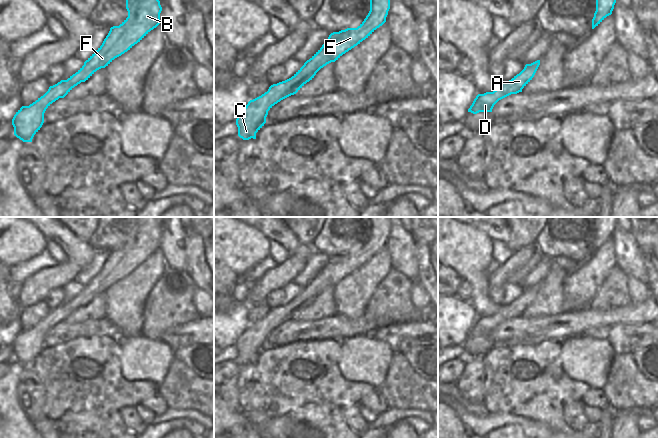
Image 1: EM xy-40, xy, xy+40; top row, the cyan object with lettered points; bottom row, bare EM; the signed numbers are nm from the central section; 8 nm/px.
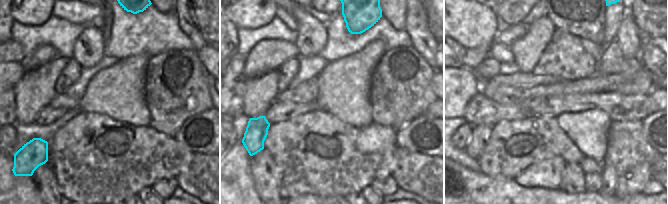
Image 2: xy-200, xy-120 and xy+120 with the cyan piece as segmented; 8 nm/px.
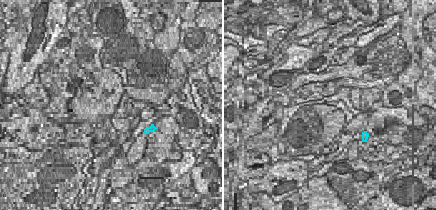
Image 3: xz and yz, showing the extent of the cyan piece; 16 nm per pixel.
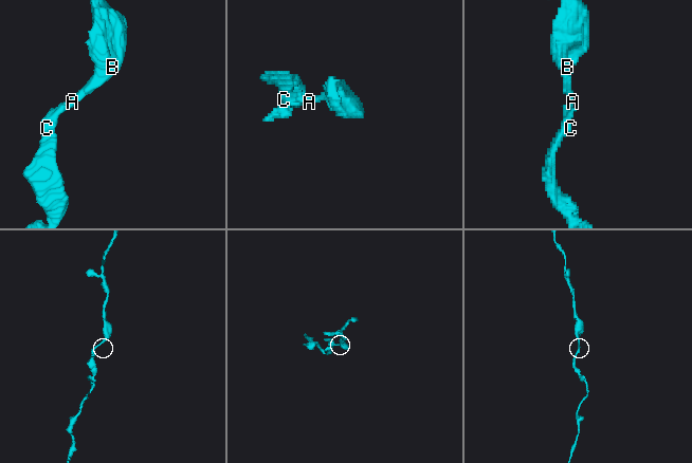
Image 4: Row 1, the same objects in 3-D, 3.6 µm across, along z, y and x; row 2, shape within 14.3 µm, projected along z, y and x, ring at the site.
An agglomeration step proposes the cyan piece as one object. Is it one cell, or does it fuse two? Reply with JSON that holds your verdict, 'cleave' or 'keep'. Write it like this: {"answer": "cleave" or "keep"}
{"answer": "keep"}

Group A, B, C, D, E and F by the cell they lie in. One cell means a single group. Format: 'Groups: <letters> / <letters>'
Groups: A B C D E F

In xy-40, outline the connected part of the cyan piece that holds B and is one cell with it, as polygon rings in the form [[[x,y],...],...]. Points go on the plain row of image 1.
[[[122,217],[126,221],[128,241],[119,249],[110,252],[102,269],[84,286],[84,289],[67,304],[50,310],[48,315],[29,330],[22,330],[14,339],[12,349],[14,359],[23,366],[32,366],[34,359],[44,347],[46,333],[59,322],[64,322],[75,310],[88,304],[97,294],[108,290],[115,282],[130,274],[151,254],[160,248],[162,231],[155,217]]]

